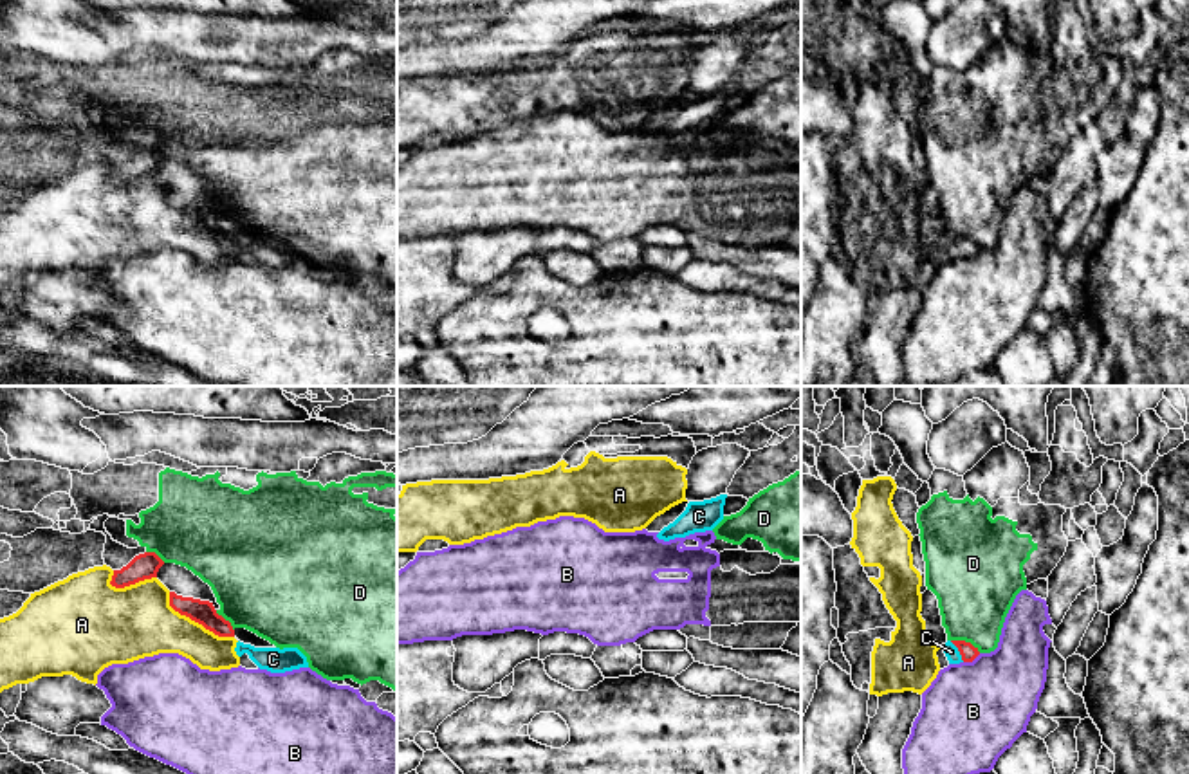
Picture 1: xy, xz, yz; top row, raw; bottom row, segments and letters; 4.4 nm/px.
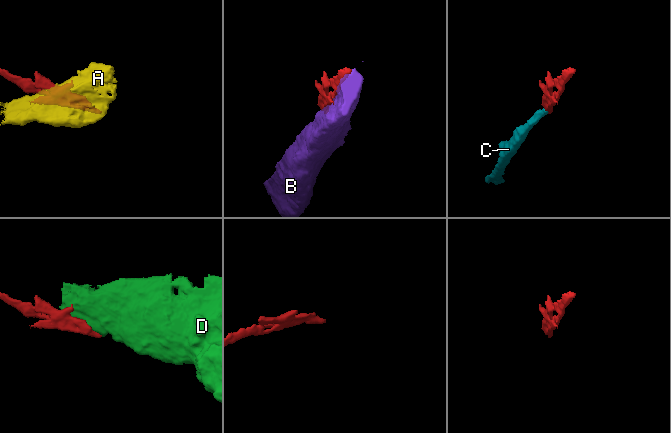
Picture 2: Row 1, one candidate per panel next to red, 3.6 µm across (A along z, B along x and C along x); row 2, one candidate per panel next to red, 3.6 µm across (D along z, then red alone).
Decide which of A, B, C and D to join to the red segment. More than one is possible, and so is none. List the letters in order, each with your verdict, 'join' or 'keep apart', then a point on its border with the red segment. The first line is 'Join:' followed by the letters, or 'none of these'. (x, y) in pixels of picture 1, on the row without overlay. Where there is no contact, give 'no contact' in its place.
Join: C
A: keep apart | xy (195, 217)
B: keep apart | yz (971, 257)
C: join | yz (958, 246)
D: keep apart | yz (966, 239)

